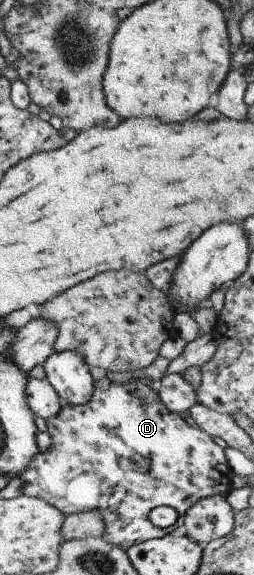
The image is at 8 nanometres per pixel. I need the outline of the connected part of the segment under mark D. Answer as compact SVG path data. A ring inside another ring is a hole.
M107 377L92 382L92 395L85 404L80 405L62 405L55 416L46 421L47 433L50 434L51 445L42 453L37 453L28 464L28 467L17 477L23 484L22 494L30 497L37 497L44 500L47 504L56 508L61 514L97 511L104 524L104 535L102 539L110 545L122 548L126 551L131 545L141 543L149 539L158 539L173 532L183 524L183 515L185 511L198 500L211 495L226 495L231 490L233 471L229 465L226 465L223 449L220 448L211 437L201 429L192 428L185 423L185 419L179 418L175 413L168 411L163 404L158 401L158 395L149 389L143 382L137 380L127 381L126 383L117 383L110 381ZM155 506L171 506L178 514L174 525L164 529L153 526L147 519L147 514Z

